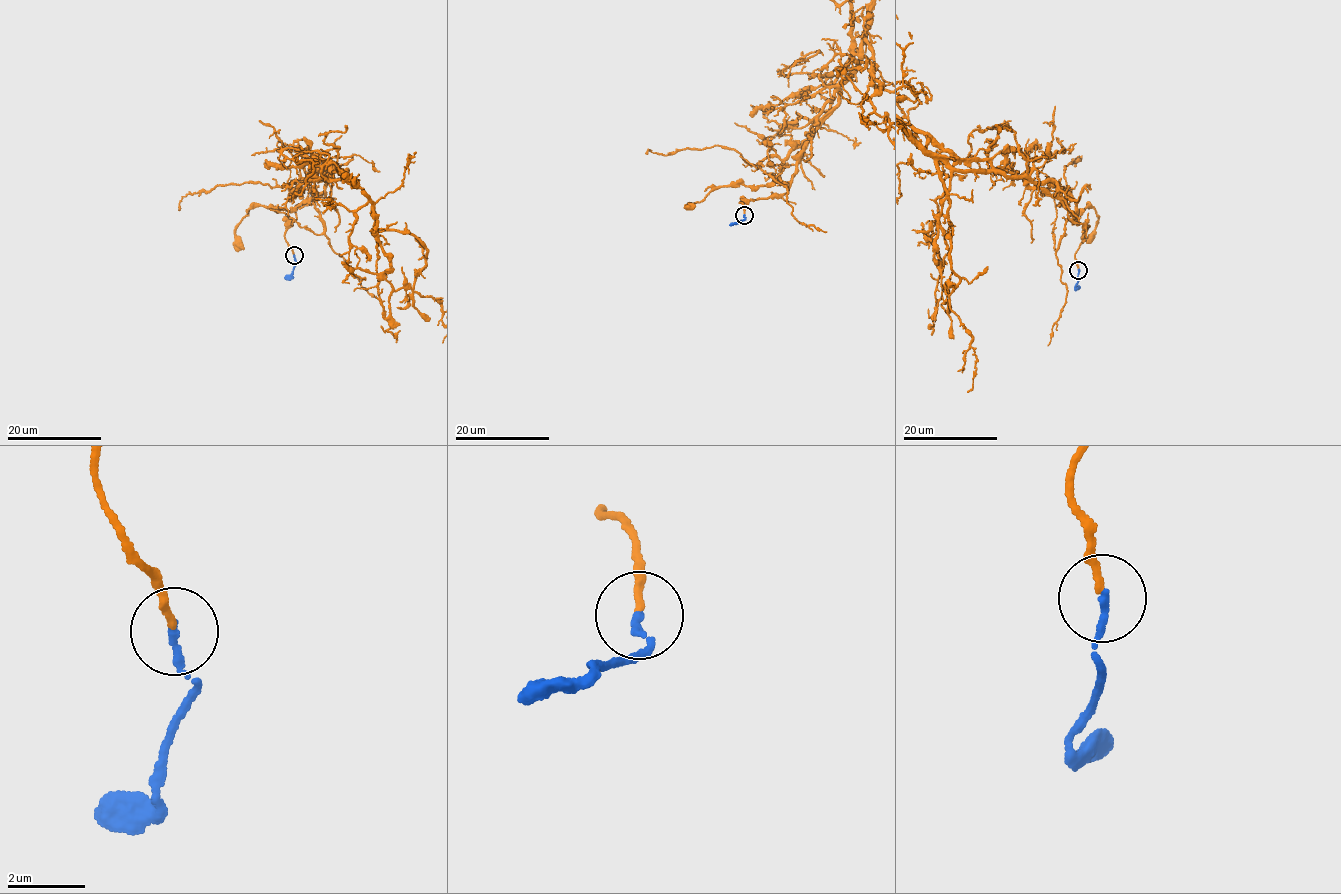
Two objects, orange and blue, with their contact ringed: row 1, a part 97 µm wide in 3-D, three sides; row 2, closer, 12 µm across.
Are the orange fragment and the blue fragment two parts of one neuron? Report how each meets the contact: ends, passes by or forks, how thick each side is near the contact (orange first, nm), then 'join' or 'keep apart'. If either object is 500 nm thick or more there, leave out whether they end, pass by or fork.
orange ends; blue ends; calibres 170 and 200 nm; join

